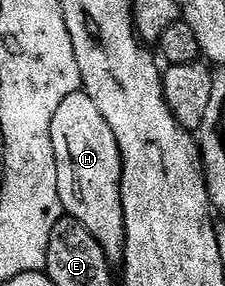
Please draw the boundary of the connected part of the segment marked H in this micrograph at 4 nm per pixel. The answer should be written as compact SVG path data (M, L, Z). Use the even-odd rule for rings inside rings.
M83 89L70 93L70 97L58 105L58 113L52 118L52 144L58 165L58 197L67 218L77 219L94 233L94 241L102 245L109 263L123 264L126 217L120 188L122 153L114 129L110 129L98 105L94 105Z

